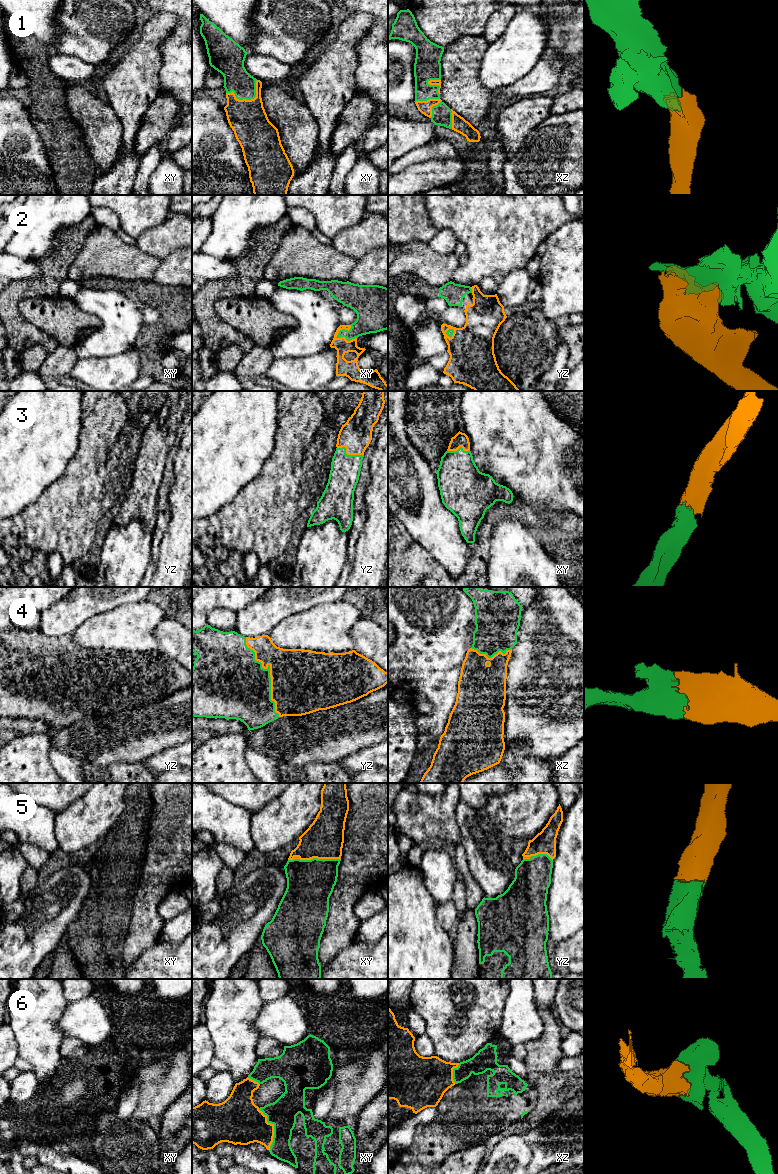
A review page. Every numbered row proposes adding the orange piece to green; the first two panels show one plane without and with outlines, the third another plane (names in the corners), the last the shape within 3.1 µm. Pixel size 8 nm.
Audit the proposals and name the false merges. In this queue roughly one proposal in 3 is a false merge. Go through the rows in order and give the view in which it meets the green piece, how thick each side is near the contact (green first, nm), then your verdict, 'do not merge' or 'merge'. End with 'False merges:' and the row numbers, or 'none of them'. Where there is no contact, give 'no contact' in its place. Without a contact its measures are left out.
1: xy | 200/300 nm | merge
2: xy | 220/140 nm | merge
3: yz | 240/260 nm | merge
4: yz | 460/460 nm | merge
5: xy | 380/320 nm | merge
6: xy | 220/320 nm | merge
False merges: none of them

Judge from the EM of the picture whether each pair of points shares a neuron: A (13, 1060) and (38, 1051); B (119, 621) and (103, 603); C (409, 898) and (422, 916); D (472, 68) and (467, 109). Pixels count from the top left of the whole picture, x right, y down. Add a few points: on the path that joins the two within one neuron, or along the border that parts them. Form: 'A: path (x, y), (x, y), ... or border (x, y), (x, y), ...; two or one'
A: border (13, 1034), (17, 1054), (27, 1060), (32, 1069); two
B: border (131, 602), (95, 614), (87, 619); two
C: path (409, 902), (418, 912); one
D: path (467, 78), (467, 99); one

